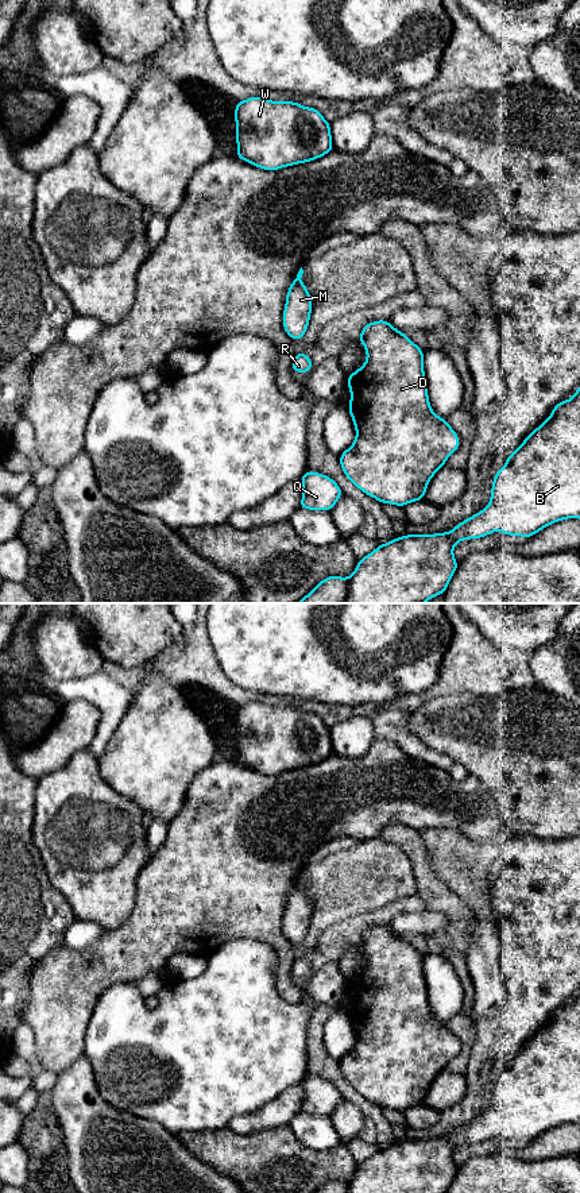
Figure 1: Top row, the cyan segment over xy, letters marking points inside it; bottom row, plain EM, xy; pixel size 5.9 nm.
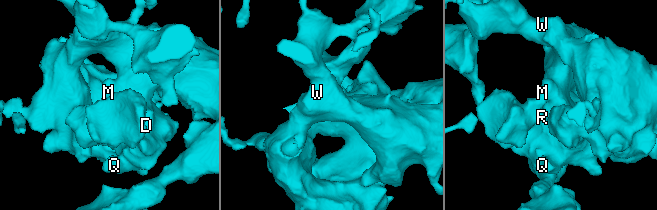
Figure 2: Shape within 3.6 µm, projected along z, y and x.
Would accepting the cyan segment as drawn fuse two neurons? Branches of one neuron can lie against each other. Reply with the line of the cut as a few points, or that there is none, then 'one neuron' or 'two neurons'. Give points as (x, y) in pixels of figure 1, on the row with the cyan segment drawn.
cut none; one neuron

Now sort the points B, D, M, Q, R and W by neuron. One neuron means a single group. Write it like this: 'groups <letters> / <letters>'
groups B D M Q R W

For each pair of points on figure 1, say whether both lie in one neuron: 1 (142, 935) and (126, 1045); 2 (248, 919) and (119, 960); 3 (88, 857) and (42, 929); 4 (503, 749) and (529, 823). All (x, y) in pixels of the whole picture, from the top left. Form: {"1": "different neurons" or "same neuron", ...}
{"1": "different neurons", "2": "same neuron", "3": "different neurons", "4": "same neuron"}

